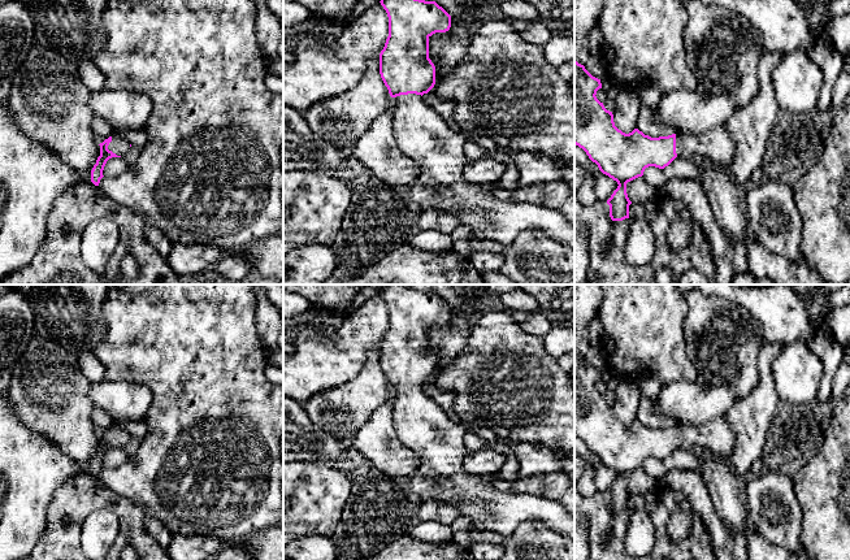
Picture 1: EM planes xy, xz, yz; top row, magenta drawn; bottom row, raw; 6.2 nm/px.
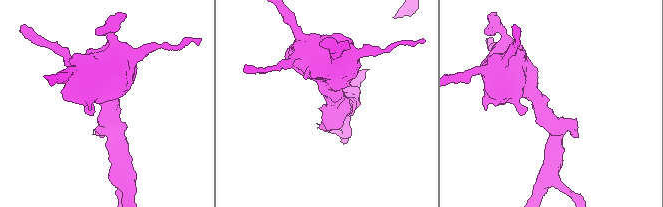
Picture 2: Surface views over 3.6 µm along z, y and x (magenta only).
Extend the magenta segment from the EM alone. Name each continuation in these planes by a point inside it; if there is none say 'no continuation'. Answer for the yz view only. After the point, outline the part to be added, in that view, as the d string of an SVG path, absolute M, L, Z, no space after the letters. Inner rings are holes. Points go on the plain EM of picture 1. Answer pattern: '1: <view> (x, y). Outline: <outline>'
1: yz (716, 437). Outline: M720 416L702 425L676 424L677 448L710 452L729 459L734 446L734 433L727 416Z

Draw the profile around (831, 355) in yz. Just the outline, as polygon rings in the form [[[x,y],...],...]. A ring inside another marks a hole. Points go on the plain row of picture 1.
[[[825,330],[816,333],[807,346],[823,366],[816,401],[827,403],[832,398],[833,378],[844,363],[845,348],[834,343]]]

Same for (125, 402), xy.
[[[108,379],[92,383],[88,396],[94,407],[104,409],[116,425],[144,421],[153,398],[144,385]]]

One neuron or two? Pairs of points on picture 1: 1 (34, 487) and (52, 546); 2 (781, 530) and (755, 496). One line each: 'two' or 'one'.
1: two
2: one

